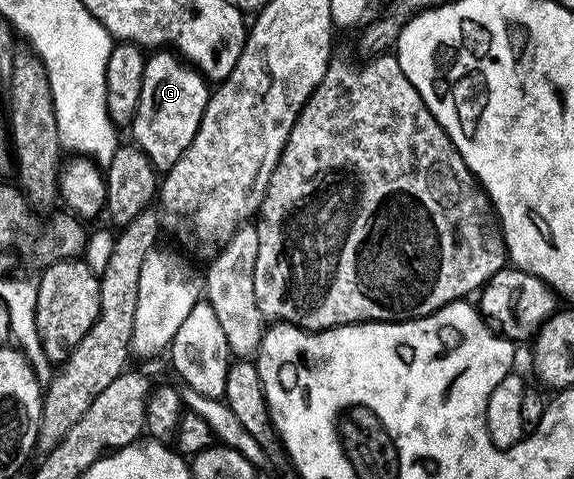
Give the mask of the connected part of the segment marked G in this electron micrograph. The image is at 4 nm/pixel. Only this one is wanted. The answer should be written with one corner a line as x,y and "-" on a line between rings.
158,49
147,58
144,65
144,85
140,85
140,105
134,114
132,124
133,142
152,161
155,171
165,173
180,161
180,157
192,145
196,133
200,129
200,121
204,117
204,109
208,105
211,88
200,72
194,70
181,55
170,49

